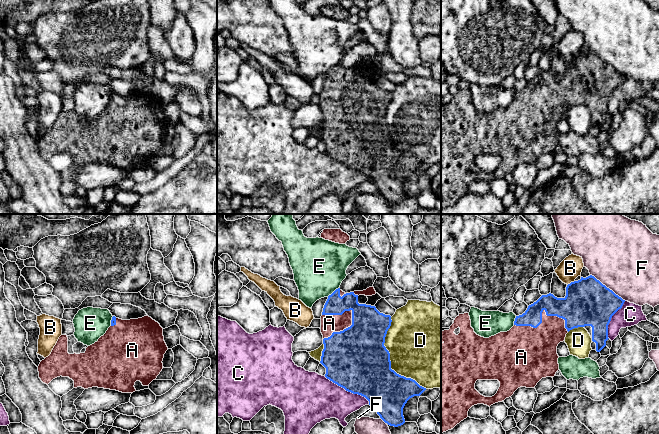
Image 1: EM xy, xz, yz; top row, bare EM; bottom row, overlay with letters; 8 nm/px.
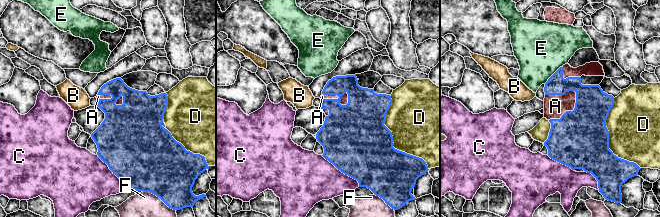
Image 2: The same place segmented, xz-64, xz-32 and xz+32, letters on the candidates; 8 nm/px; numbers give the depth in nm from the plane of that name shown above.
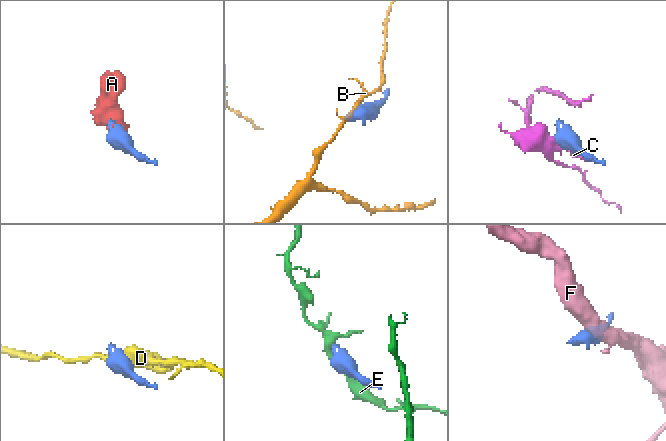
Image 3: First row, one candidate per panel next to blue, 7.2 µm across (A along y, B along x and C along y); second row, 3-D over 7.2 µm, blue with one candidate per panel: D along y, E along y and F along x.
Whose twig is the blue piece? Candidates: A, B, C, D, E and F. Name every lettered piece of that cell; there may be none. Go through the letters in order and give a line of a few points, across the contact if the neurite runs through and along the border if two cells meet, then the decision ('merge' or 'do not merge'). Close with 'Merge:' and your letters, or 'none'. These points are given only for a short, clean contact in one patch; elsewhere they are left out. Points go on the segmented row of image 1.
A: merge
B: line yz (574, 280), (567, 285); do not merge
C: do not merge
D: do not merge
E: line xz (338, 287), (327, 296); do not merge
F: do not merge
Merge: A

